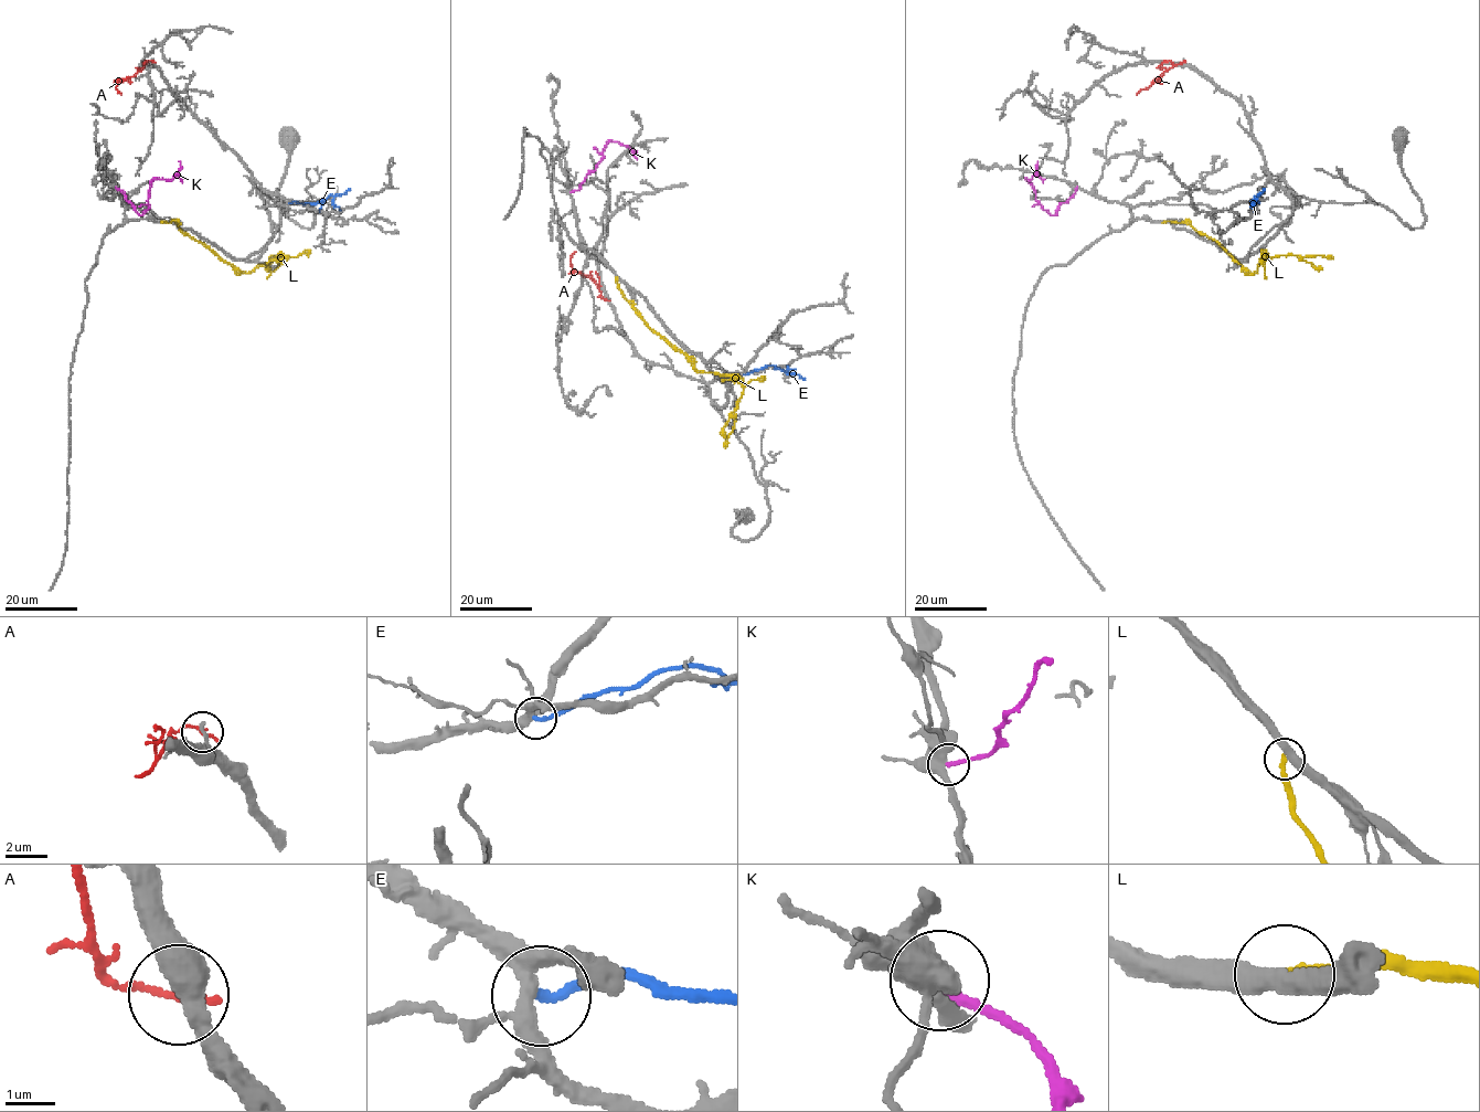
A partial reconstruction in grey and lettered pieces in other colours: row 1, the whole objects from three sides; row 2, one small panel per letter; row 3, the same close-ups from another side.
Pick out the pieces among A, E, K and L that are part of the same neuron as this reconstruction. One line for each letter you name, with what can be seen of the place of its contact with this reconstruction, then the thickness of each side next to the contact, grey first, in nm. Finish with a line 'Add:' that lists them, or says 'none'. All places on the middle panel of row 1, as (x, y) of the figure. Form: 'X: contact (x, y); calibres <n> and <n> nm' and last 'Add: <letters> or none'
Add: none

